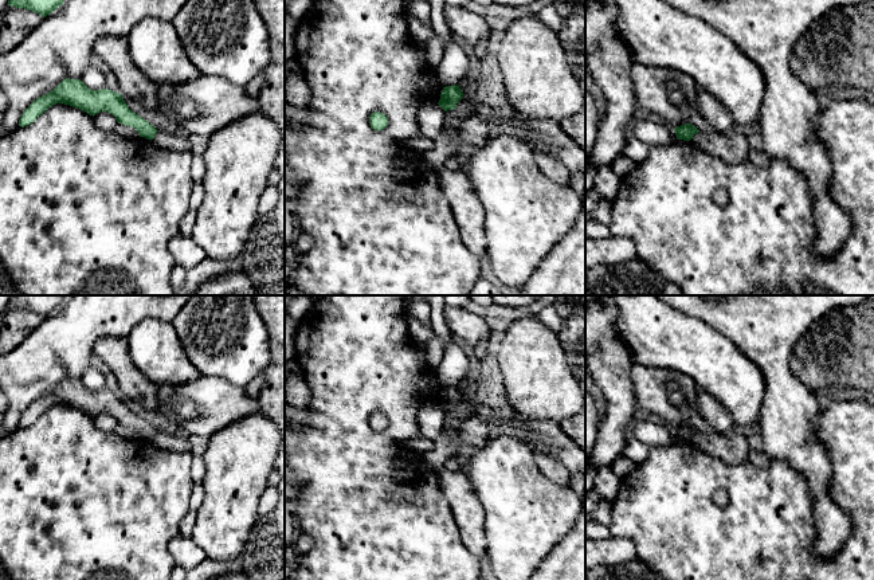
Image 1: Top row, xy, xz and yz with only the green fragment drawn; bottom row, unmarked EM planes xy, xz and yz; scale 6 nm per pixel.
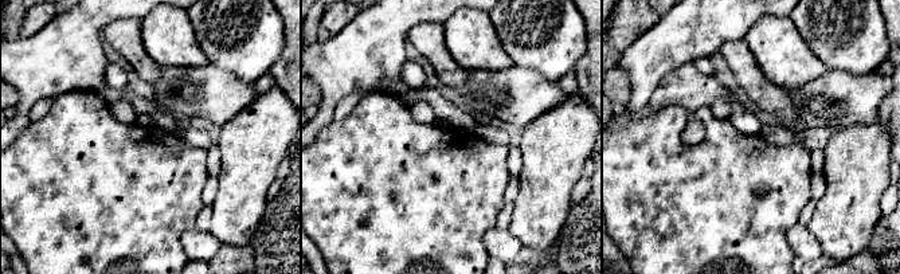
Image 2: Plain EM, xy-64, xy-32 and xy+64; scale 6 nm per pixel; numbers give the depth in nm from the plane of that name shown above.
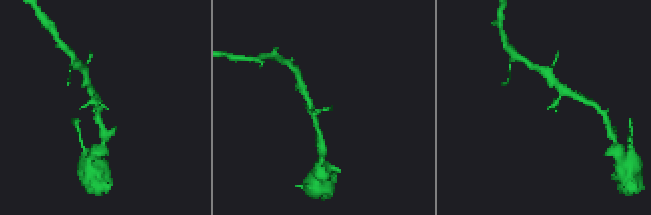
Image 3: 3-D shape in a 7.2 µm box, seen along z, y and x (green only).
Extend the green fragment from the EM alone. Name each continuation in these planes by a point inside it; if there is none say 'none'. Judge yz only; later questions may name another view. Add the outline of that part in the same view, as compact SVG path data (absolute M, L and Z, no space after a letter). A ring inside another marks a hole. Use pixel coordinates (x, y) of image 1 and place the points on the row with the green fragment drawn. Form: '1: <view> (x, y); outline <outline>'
none

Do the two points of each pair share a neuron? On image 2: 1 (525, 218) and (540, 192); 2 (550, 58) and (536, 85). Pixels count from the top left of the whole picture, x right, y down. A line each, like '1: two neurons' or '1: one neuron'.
1: one neuron
2: two neurons

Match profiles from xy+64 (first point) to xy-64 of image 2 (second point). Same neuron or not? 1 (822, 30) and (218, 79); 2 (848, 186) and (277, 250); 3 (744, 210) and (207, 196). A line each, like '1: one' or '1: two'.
1: two
2: two
3: two

